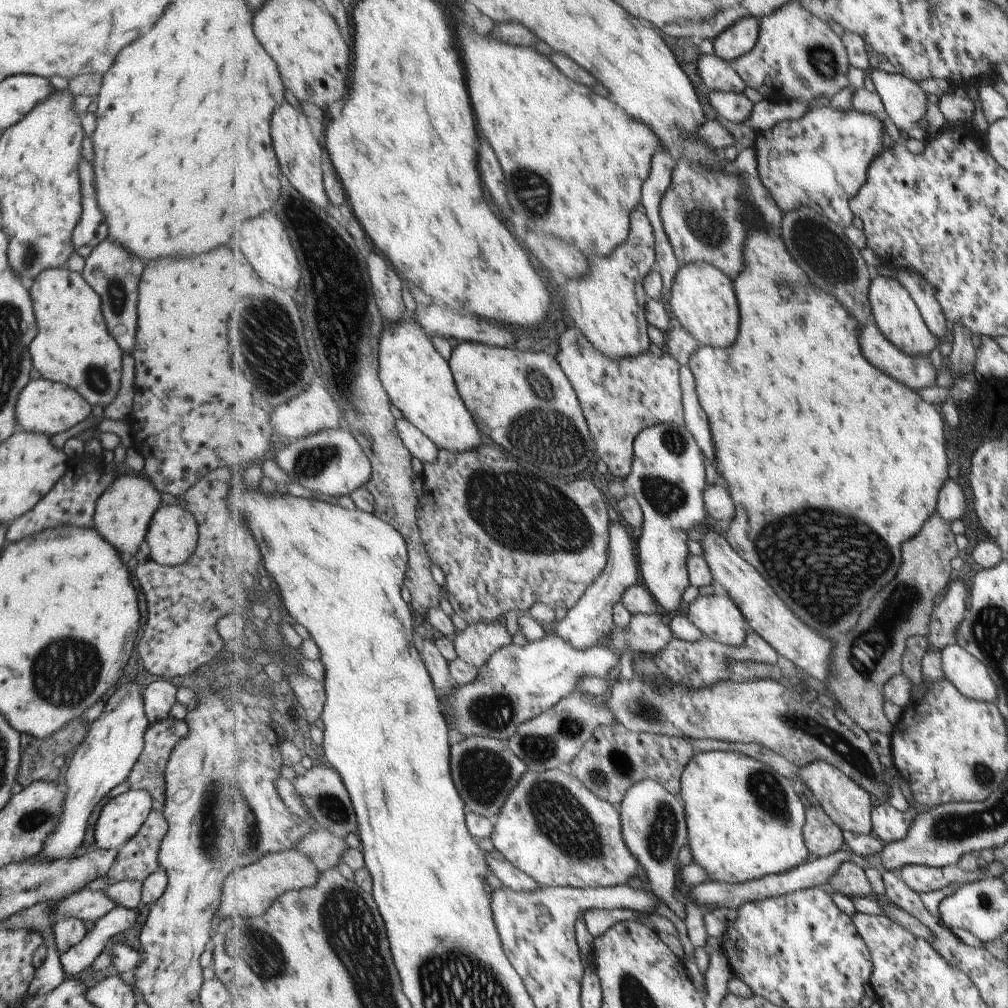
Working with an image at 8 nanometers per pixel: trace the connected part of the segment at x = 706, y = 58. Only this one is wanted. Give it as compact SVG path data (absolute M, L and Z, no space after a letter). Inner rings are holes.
M702 55L698 61L698 72L701 74L702 82L712 91L735 91L745 92L748 84L738 73L734 63L723 60L719 55Z

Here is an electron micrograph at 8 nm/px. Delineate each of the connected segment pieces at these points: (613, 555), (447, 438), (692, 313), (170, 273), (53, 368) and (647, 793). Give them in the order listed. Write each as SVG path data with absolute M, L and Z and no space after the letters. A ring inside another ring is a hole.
M621 524L610 526L610 560L602 576L587 589L585 596L578 602L574 609L568 611L568 615L558 623L556 633L561 635L571 646L577 650L586 651L594 647L604 637L609 635L613 628L614 608L622 600L627 589L639 582L639 571L635 556L635 546L627 534L627 530Z
M406 312L398 321L389 321L386 331L383 332L380 345L380 377L383 386L390 394L392 404L415 423L441 449L450 451L470 451L478 449L481 444L481 430L475 422L454 377L454 371L448 361L436 348L432 338L420 327L414 314Z
M708 262L684 264L676 274L671 290L670 308L672 313L698 342L699 345L725 348L735 344L739 336L742 314L737 304L733 280L719 267Z
M219 246L215 250L209 250L207 254L199 254L195 258L191 256L179 256L179 258L161 258L155 262L147 262L147 266L141 272L139 288L137 288L137 334L135 334L134 348L130 352L134 360L134 382L132 385L133 397L131 411L127 424L131 431L131 446L138 451L143 458L141 472L149 478L153 486L159 492L166 492L171 496L179 496L192 486L192 484L207 471L214 468L227 467L230 470L255 471L259 463L271 455L270 445L274 426L272 422L274 410L279 404L298 397L305 392L313 380L319 379L315 374L315 364L305 340L303 320L297 308L297 302L277 286L265 282L251 262L243 256L243 252L233 252L227 246ZM233 358L239 358L239 364L233 364Z
M66 266L41 270L32 280L28 292L37 329L29 346L32 367L41 379L69 385L89 405L101 404L105 408L114 399L119 386L122 350L107 332L99 295L85 282L81 273L68 270Z
M647 779L631 787L622 806L622 827L627 846L646 871L649 886L654 894L682 920L687 916L685 905L691 900L689 896L679 894L678 879L679 852L688 843L688 822L686 806L680 796L674 795L661 783Z

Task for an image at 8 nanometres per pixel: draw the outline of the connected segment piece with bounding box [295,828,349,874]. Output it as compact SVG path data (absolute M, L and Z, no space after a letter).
M316 828L295 849L311 858L322 874L341 864L343 854L349 850L349 842L330 830Z

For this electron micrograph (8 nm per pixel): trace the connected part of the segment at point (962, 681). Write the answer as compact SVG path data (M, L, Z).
M957 643L945 645L940 650L942 671L947 680L967 698L978 701L993 701L997 690L986 667L969 651Z

